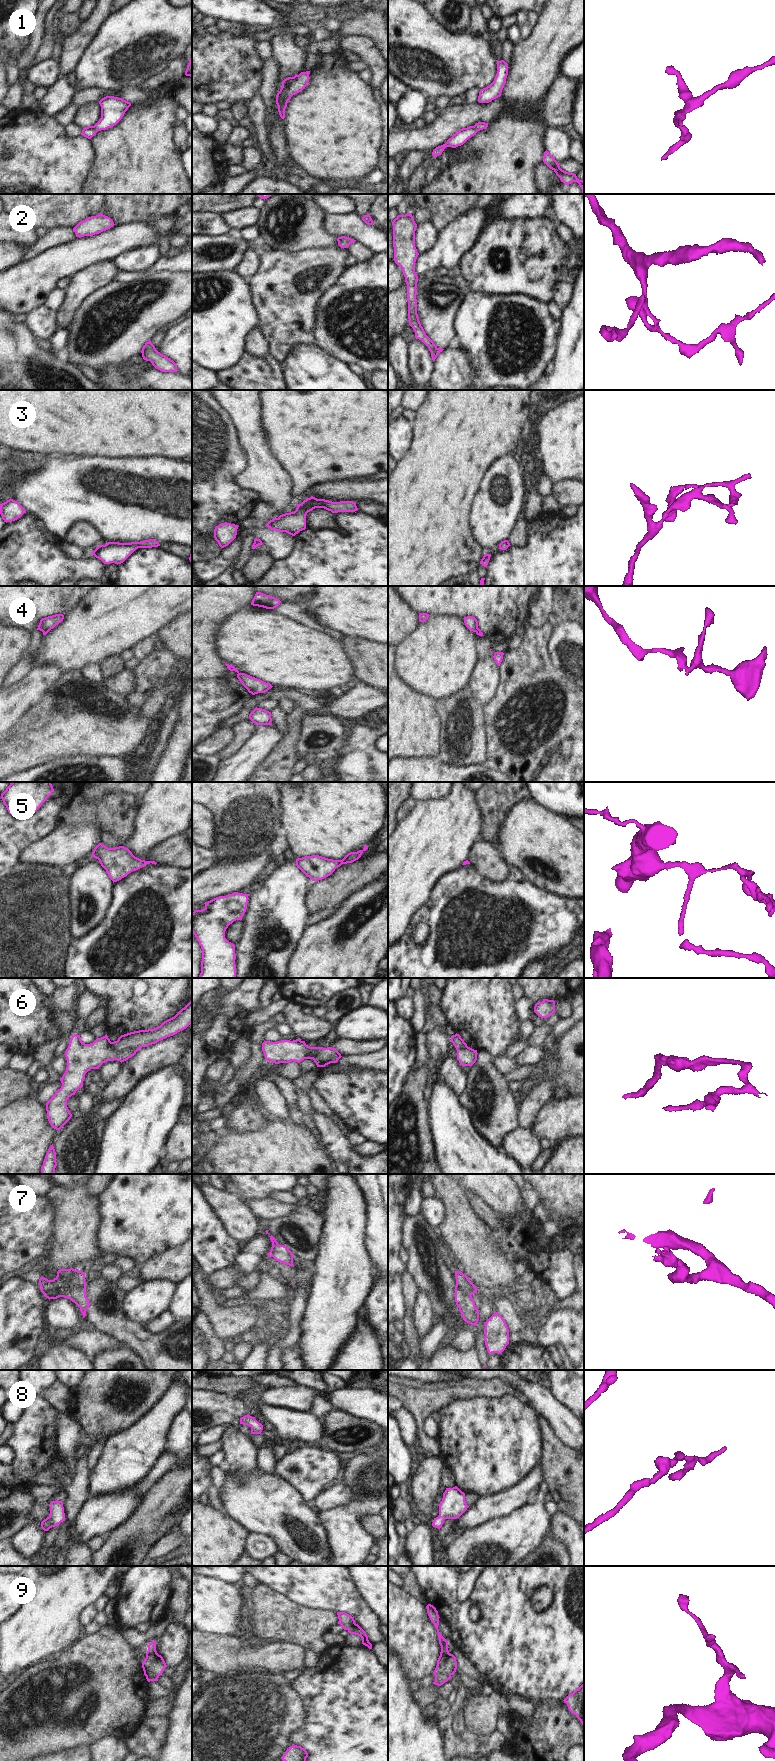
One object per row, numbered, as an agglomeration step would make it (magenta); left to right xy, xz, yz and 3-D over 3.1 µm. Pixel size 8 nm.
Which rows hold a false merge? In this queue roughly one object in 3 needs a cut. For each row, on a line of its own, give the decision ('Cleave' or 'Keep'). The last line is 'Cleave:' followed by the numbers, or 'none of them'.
1: Keep
2: Keep
3: Keep
4: Cleave
5: Keep
6: Cleave
7: Keep
8: Keep
9: Keep
Cleave: 4, 6.

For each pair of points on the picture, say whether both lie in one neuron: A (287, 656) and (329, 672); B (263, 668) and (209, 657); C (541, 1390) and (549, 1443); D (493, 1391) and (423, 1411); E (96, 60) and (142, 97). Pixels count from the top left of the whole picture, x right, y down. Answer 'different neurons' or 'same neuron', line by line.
A: same neuron
B: different neurons
C: different neurons
D: same neuron
E: different neurons

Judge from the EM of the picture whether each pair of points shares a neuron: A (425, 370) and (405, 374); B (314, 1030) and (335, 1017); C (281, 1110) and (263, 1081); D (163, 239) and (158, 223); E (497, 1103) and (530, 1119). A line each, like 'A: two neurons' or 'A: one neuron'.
A: two neurons
B: two neurons
C: one neuron
D: one neuron
E: two neurons

